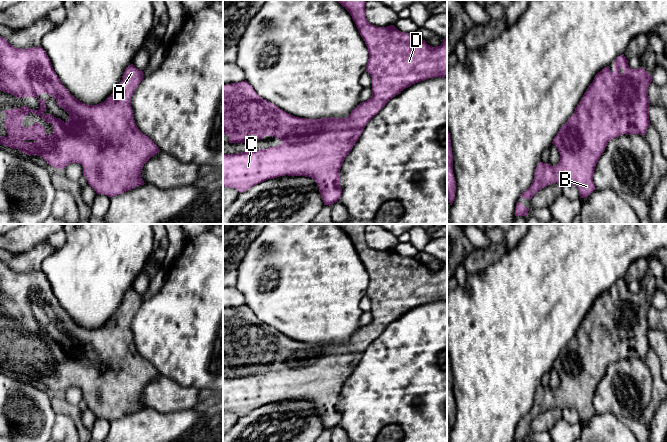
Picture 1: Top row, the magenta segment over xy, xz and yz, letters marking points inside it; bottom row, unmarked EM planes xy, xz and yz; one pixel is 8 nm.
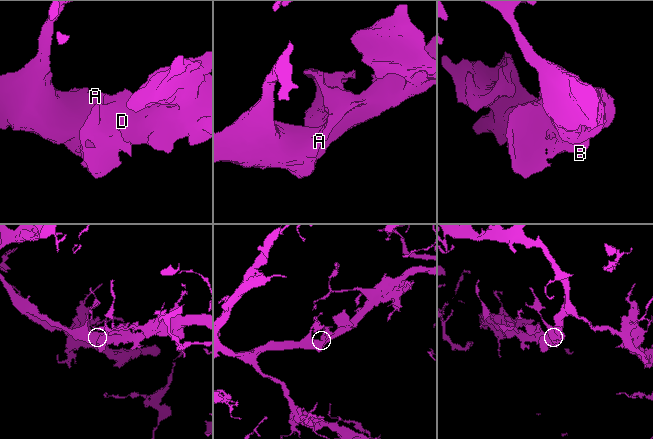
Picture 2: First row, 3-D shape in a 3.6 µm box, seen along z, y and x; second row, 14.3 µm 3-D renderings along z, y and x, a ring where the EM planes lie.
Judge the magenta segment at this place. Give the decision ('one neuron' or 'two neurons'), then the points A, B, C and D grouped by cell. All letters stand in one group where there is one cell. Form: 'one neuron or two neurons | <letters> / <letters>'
one neuron | A B C D

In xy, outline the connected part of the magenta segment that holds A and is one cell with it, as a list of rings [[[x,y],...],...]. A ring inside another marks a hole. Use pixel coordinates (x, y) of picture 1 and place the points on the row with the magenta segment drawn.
[[[0,36],[0,90],[19,99],[21,97],[38,98],[41,93],[47,93],[55,98],[57,105],[69,114],[66,122],[51,114],[45,115],[44,99],[39,100],[39,110],[32,110],[25,105],[22,108],[4,110],[3,112],[7,115],[5,130],[8,136],[1,136],[0,144],[19,149],[27,155],[38,155],[49,165],[58,169],[64,169],[70,163],[81,164],[88,184],[97,194],[107,195],[110,198],[144,185],[141,178],[143,166],[160,150],[138,129],[133,118],[131,97],[143,78],[143,71],[131,64],[125,69],[117,88],[103,103],[87,105],[78,101],[64,87],[42,47],[16,48]],[[30,112],[39,115],[46,123],[52,124],[53,132],[47,135],[40,123],[23,127],[23,117]]]

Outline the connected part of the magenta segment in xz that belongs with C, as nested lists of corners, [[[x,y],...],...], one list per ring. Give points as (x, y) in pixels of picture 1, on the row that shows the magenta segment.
[[[337,0],[337,1],[352,16],[352,19],[355,22],[356,27],[368,48],[369,59],[366,65],[366,72],[368,72],[370,76],[372,77],[372,91],[373,92],[372,92],[371,98],[365,102],[360,103],[355,109],[351,111],[350,115],[346,118],[331,117],[331,118],[321,118],[321,119],[306,119],[306,118],[300,118],[300,117],[295,117],[293,115],[290,115],[286,113],[285,111],[283,111],[282,109],[280,109],[275,104],[263,99],[256,93],[253,87],[246,80],[237,82],[237,83],[223,85],[223,135],[229,136],[229,143],[245,143],[245,137],[247,135],[256,135],[258,137],[258,140],[263,139],[266,135],[269,135],[269,136],[274,136],[275,138],[279,138],[282,141],[280,145],[269,147],[267,149],[258,149],[254,151],[246,151],[246,152],[241,152],[241,153],[236,153],[236,154],[223,154],[223,187],[236,188],[241,193],[241,192],[247,191],[249,188],[257,185],[258,183],[263,183],[264,181],[268,179],[274,179],[280,176],[288,175],[288,176],[311,177],[314,179],[314,181],[317,183],[319,187],[319,192],[323,199],[324,205],[331,206],[332,204],[336,203],[339,200],[341,193],[342,193],[342,188],[340,185],[341,166],[346,156],[349,154],[349,152],[352,150],[355,143],[358,141],[367,123],[386,105],[386,103],[390,99],[400,94],[404,89],[410,87],[411,85],[415,83],[424,81],[429,78],[447,77],[447,37],[443,39],[443,42],[440,46],[432,47],[428,45],[425,40],[417,36],[415,33],[403,33],[399,31],[394,25],[390,25],[387,27],[377,27],[375,25],[371,25],[366,19],[365,0]]]

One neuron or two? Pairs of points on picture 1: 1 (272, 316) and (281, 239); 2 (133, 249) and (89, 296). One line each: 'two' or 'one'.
1: one
2: one

